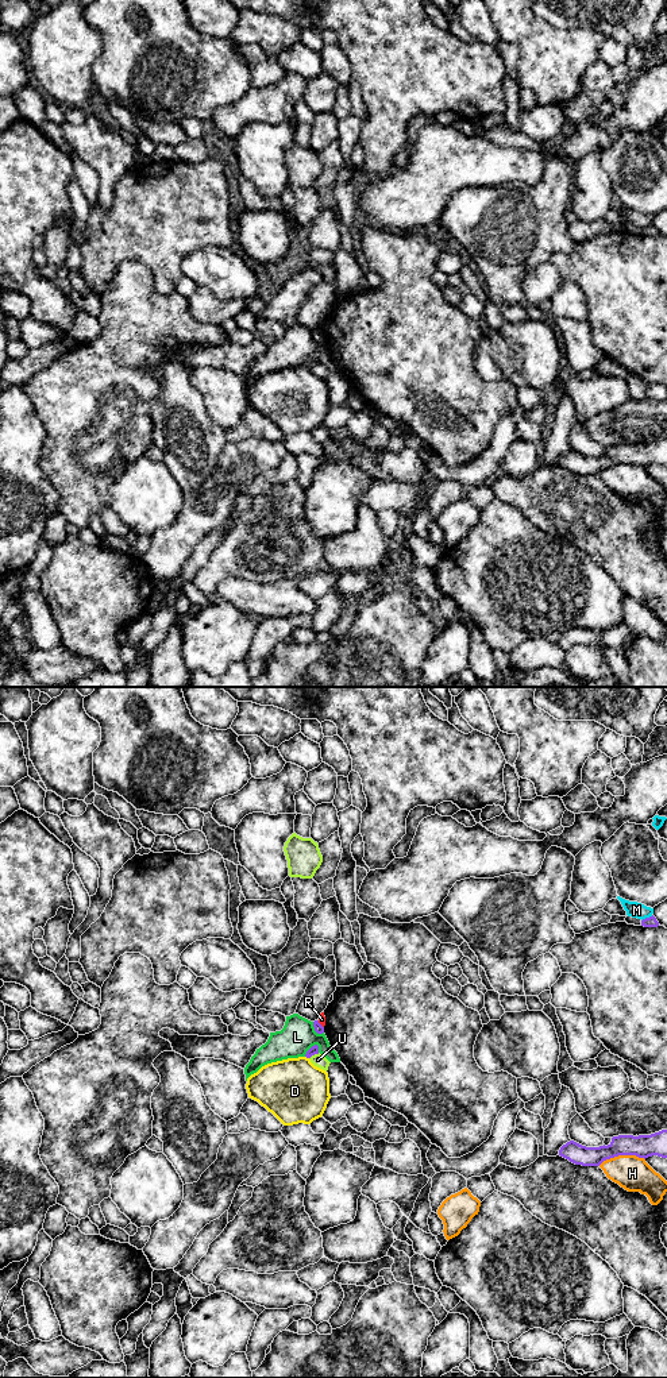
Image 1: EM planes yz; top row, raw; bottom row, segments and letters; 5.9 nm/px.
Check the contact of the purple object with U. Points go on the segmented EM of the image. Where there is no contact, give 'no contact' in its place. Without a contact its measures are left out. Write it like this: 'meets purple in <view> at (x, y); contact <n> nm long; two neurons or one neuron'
meets purple in yz at (313, 1054); contact 70 nm long; two neurons

